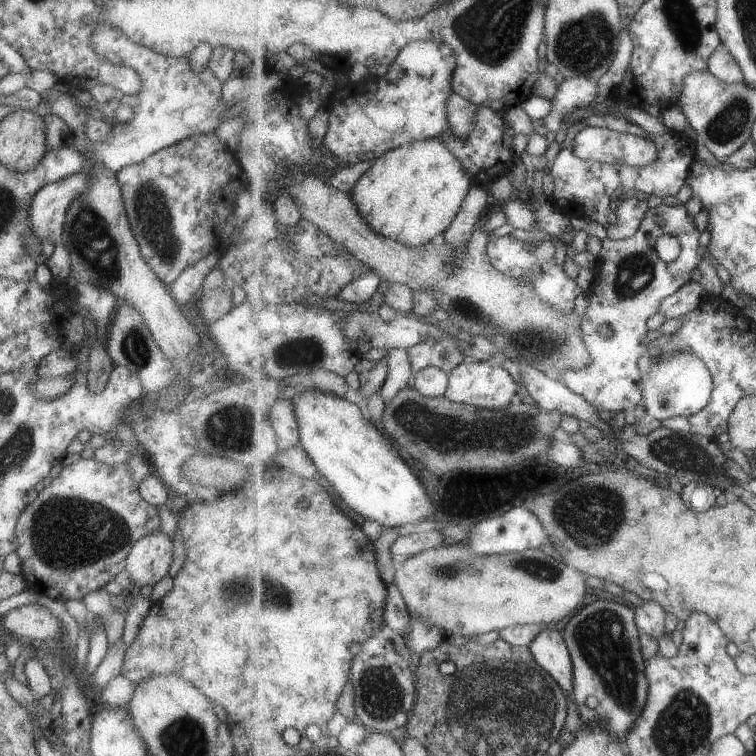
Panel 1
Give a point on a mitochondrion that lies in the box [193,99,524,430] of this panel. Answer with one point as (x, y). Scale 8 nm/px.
(292, 352)

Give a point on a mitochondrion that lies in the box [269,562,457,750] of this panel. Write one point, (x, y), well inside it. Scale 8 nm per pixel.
(382, 697)

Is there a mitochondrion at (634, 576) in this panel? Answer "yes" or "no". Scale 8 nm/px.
no

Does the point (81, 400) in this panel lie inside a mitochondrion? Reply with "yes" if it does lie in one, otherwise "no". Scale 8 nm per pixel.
no

